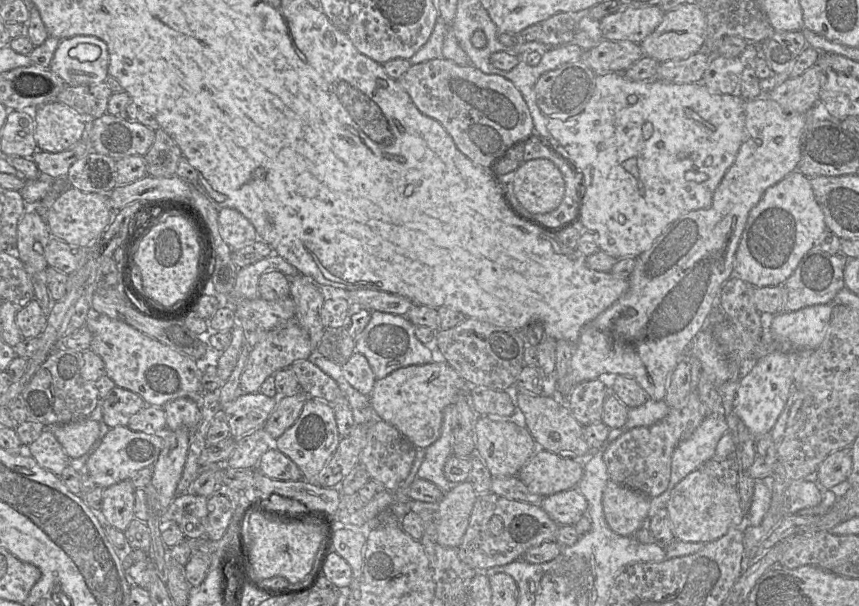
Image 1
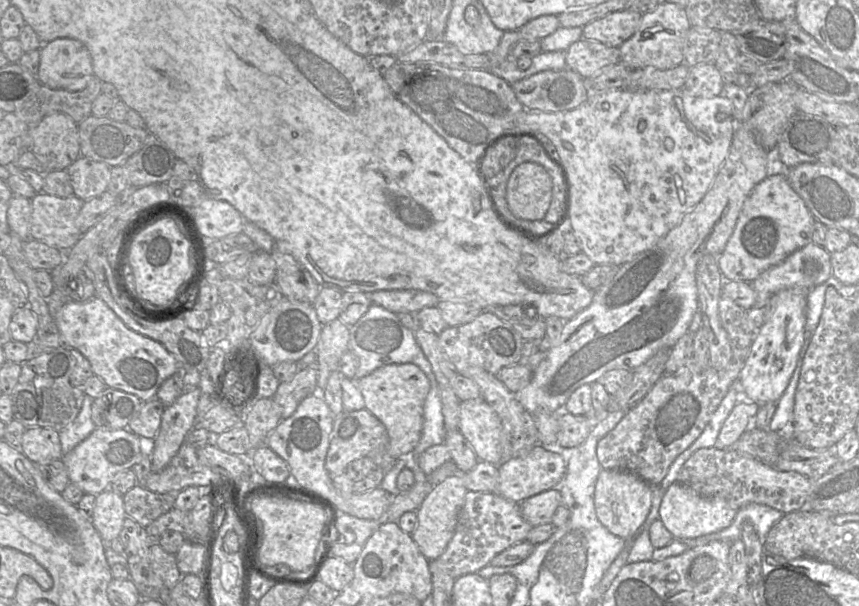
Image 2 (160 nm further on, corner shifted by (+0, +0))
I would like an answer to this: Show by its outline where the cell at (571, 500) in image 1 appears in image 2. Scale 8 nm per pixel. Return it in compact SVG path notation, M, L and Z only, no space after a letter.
M550 489L519 503L523 518L532 526L549 524L557 508L562 505L558 489Z

